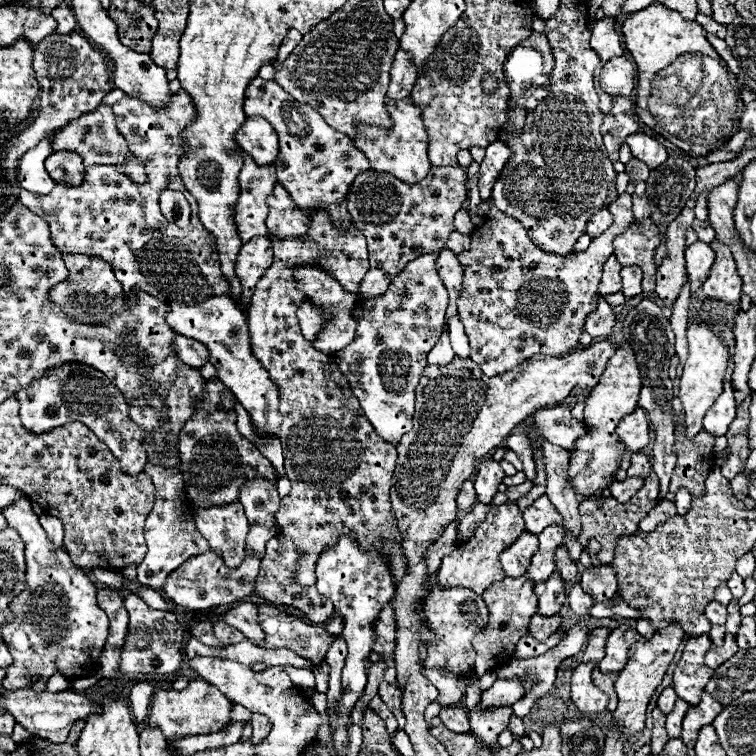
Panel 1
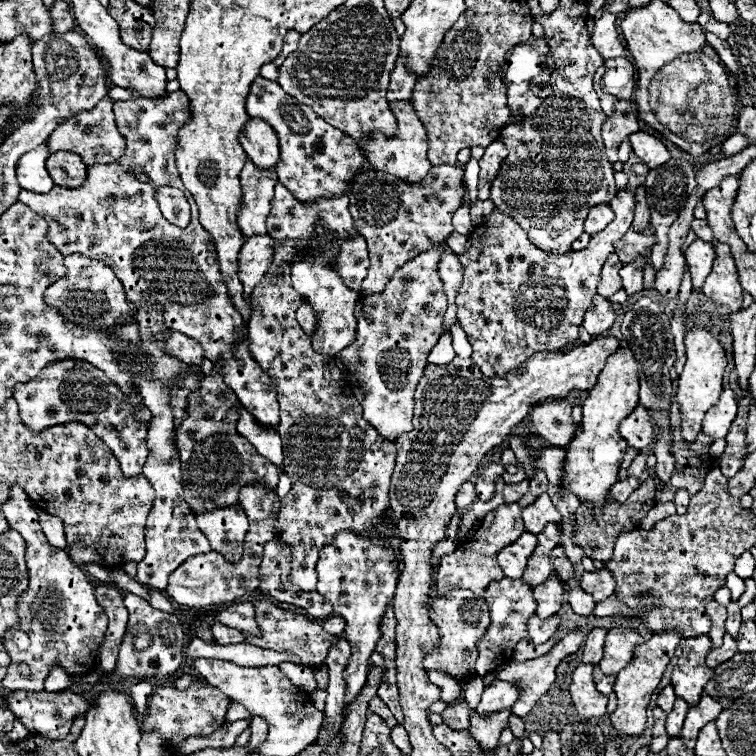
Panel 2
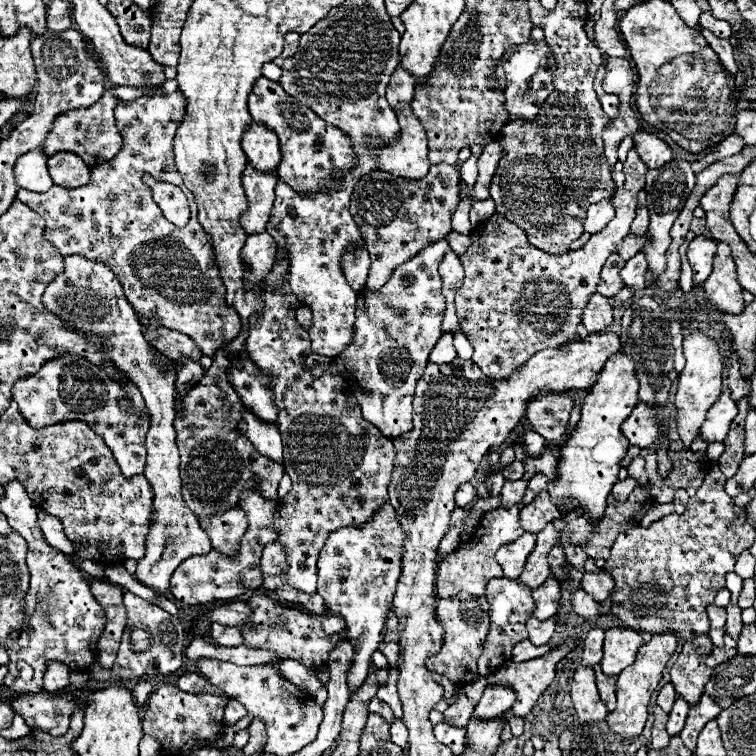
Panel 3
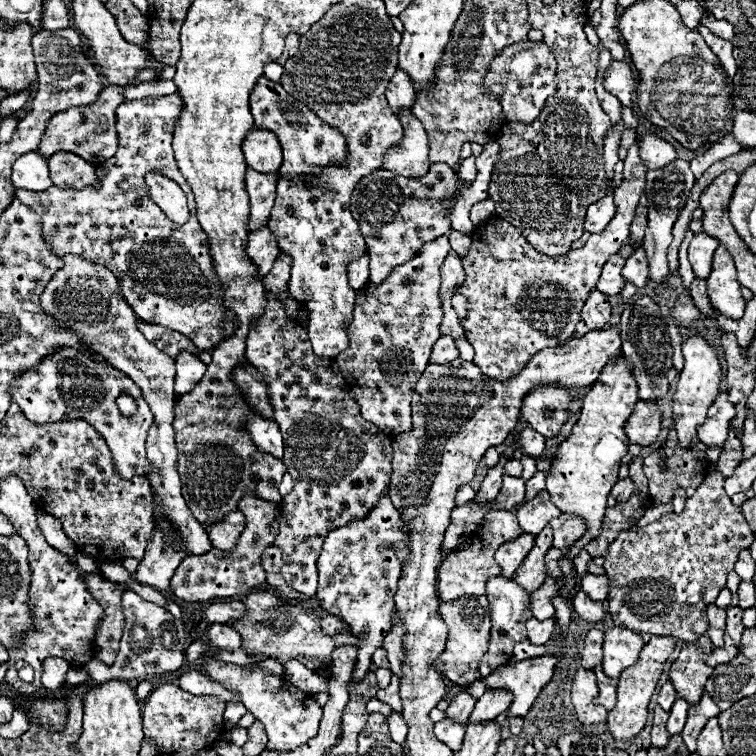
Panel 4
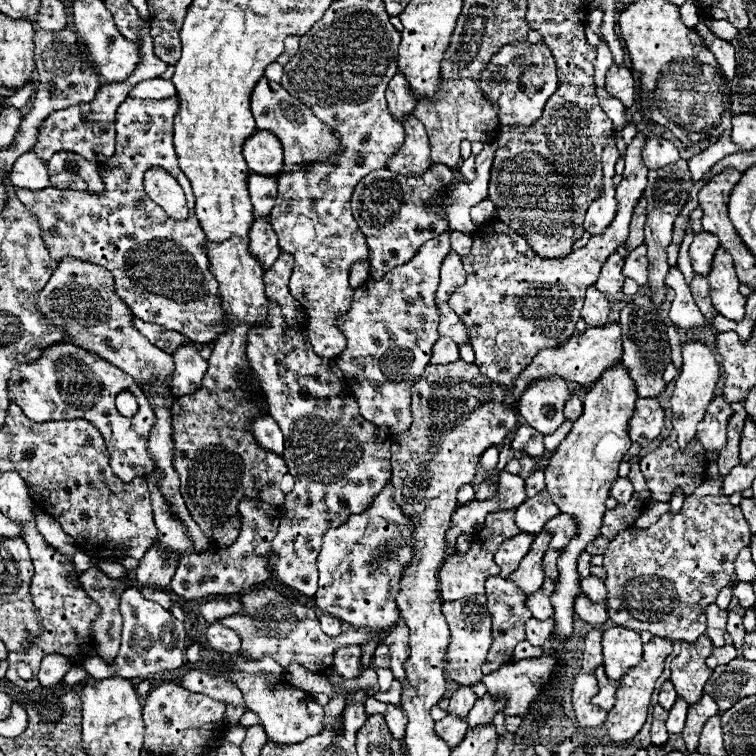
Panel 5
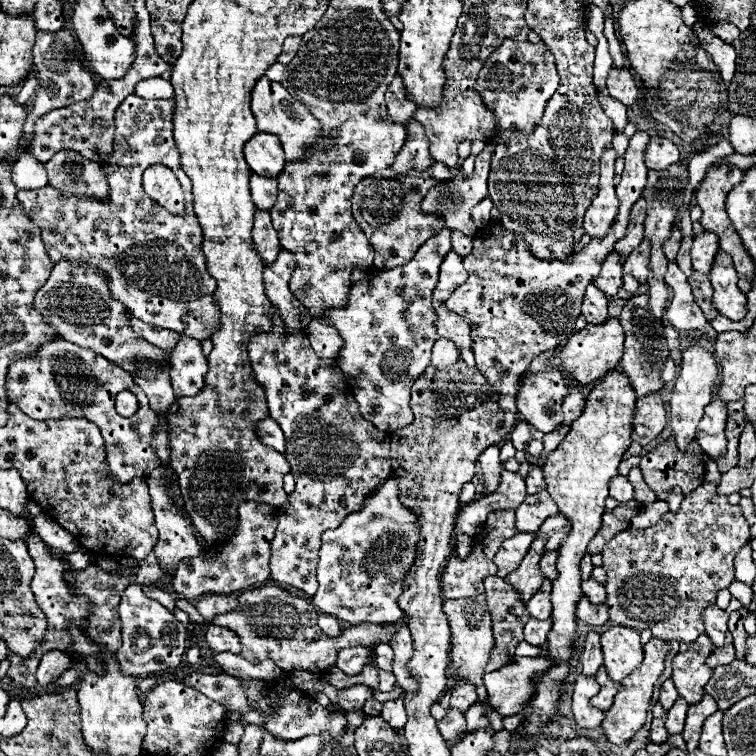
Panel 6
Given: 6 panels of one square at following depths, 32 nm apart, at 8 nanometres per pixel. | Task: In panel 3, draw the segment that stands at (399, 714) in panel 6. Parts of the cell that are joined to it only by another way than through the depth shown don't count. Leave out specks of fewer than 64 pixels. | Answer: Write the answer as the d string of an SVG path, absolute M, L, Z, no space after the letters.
M394 720L394 724L390 726L390 734L392 734L392 742L408 752L408 730L400 720Z

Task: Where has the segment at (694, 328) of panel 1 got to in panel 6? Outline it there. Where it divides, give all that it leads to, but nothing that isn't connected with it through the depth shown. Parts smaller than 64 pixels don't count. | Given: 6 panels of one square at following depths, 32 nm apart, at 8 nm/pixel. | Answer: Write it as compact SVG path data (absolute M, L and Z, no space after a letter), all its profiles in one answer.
M690 344L682 350L682 364L680 374L674 384L674 392L670 396L670 420L672 432L676 434L676 444L684 452L686 446L696 438L696 426L704 416L704 408L712 402L712 388L718 380L718 364L714 354L698 344Z

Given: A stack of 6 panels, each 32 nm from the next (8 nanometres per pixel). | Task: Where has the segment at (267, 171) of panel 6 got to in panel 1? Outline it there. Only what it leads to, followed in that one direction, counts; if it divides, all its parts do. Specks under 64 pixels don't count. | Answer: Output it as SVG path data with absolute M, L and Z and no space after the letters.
M260 116L246 118L246 122L240 126L240 130L236 134L236 142L260 166L274 164L274 160L278 156L278 136L276 136L274 128L268 124L268 120L260 118Z

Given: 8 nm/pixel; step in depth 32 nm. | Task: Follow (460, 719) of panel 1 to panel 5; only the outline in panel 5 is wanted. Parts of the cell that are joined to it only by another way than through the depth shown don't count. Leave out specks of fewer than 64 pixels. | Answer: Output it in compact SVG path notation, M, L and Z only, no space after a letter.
M460 686L452 696L450 696L450 706L448 706L448 714L454 714L454 716L460 716L462 720L468 716L468 712L472 710L474 702L478 698L472 694L472 688L470 686Z

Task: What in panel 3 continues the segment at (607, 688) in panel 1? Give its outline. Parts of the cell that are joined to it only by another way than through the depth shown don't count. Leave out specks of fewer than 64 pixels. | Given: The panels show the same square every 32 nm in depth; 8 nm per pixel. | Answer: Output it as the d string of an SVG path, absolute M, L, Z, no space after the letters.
M594 666L594 674L596 674L598 692L600 692L602 700L606 702L606 708L612 712L612 708L616 708L616 694L614 694L616 676L604 676L604 674L600 672L600 666Z

